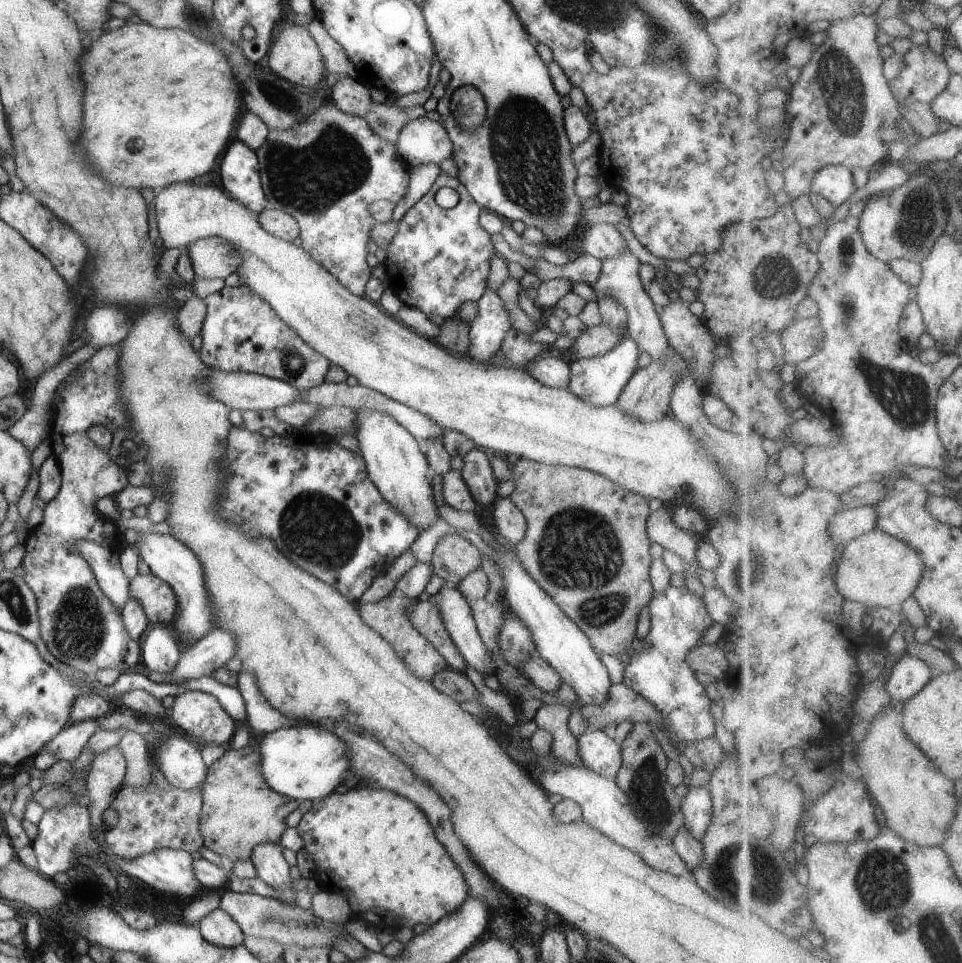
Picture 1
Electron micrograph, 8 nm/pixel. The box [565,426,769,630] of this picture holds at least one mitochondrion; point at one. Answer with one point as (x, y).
(743, 575)

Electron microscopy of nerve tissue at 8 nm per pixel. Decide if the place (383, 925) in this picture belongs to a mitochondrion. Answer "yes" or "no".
no

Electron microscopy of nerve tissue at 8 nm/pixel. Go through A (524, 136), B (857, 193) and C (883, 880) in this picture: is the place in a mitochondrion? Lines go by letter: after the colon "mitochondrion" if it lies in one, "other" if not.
A: mitochondrion
B: other
C: mitochondrion

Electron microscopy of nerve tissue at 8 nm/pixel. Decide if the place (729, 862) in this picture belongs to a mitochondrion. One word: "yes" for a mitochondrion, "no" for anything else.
yes

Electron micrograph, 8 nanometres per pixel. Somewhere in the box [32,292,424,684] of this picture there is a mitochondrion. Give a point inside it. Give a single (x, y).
(315, 527)

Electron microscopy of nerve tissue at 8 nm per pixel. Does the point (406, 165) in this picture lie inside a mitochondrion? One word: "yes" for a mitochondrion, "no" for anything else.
no

